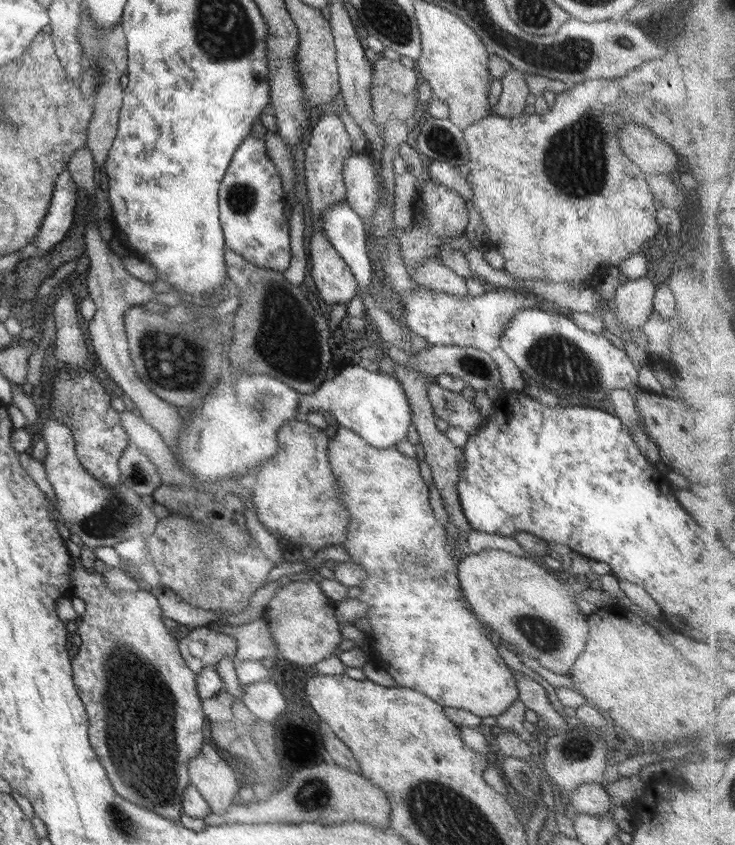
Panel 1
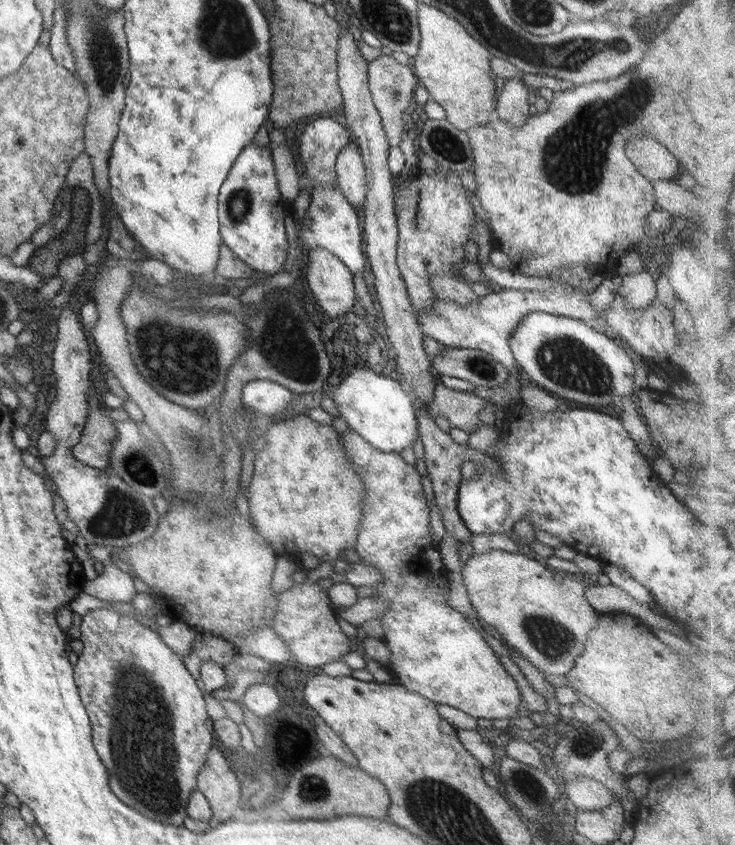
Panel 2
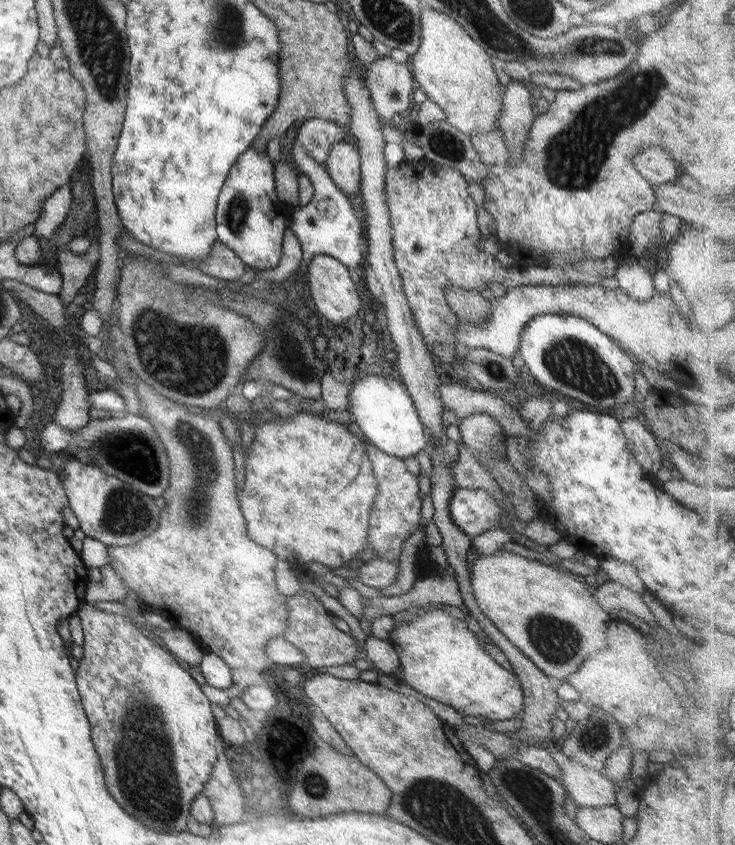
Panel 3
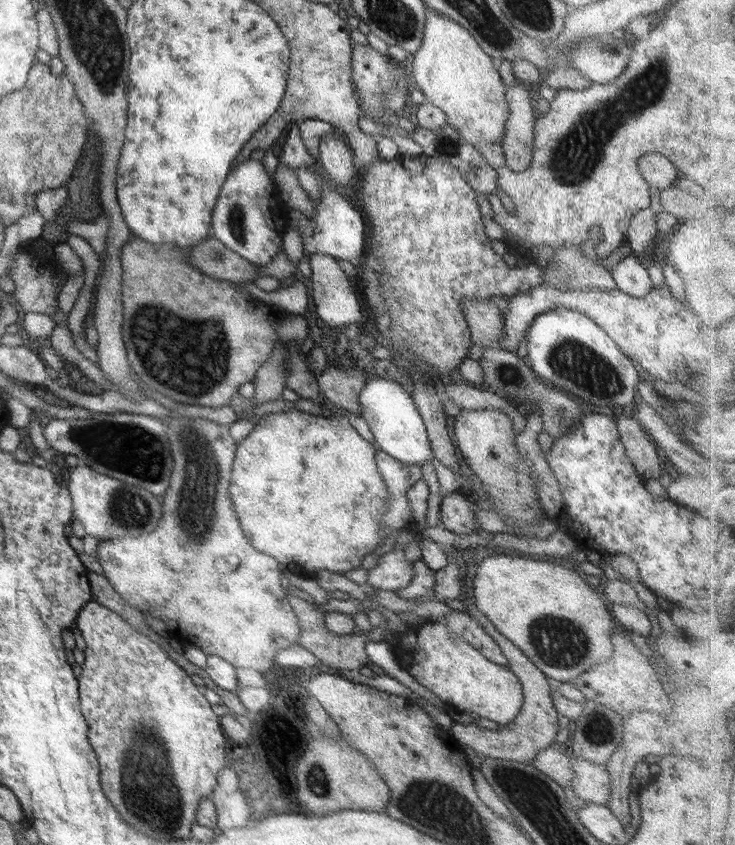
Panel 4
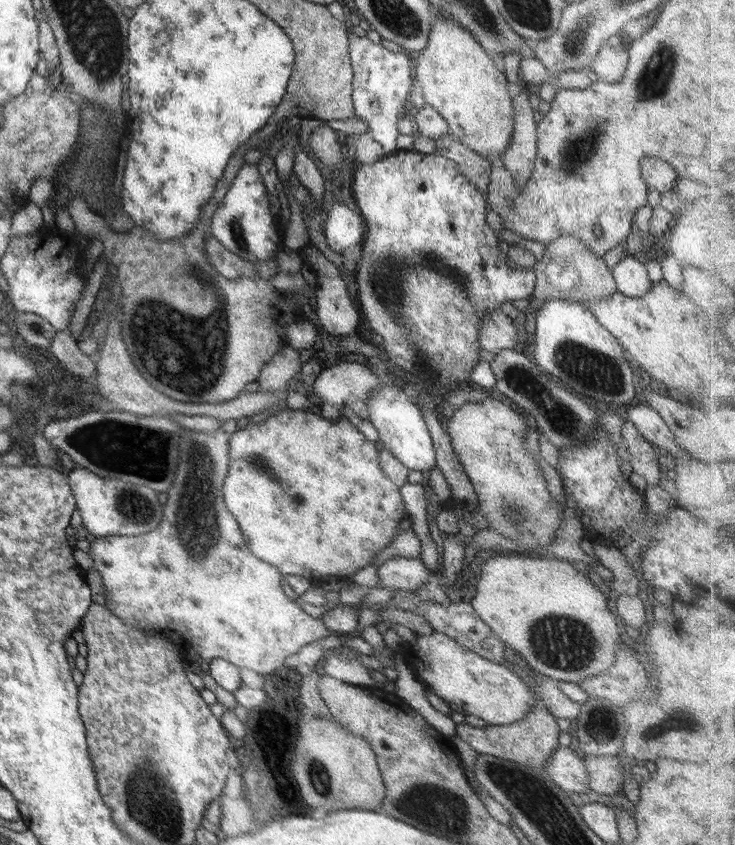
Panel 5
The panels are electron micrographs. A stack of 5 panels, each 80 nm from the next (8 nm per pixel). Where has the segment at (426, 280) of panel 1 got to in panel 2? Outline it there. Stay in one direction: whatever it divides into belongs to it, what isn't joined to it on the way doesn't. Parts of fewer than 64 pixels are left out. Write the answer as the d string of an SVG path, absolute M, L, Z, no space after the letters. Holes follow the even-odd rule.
M449 273L433 275L427 282L438 300L452 300L457 305L465 306L475 303L478 299L469 283Z

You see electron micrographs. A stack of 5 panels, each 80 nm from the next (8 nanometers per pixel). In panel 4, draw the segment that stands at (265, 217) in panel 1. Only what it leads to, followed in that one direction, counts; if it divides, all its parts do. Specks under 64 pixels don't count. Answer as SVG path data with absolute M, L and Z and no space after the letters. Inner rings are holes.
M249 158L235 164L234 169L227 174L211 211L210 232L228 250L260 267L271 262L271 259L282 250L282 234L287 229L289 214L279 201L274 185L263 170L261 162Z

